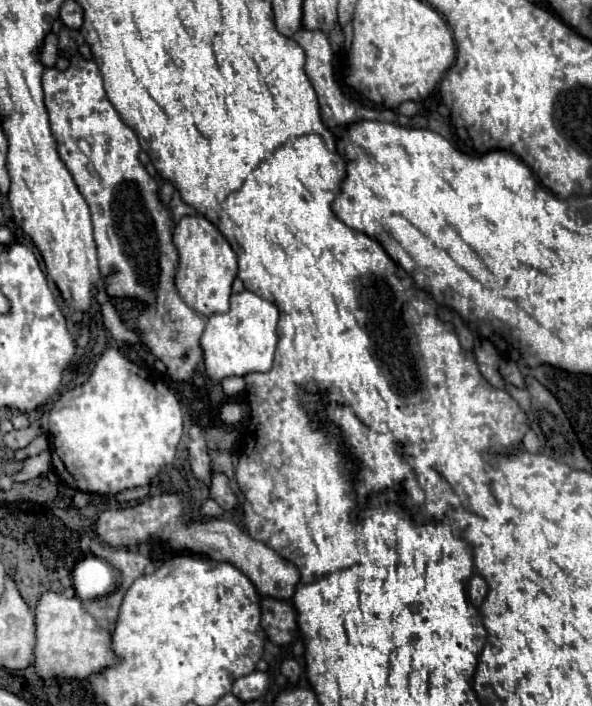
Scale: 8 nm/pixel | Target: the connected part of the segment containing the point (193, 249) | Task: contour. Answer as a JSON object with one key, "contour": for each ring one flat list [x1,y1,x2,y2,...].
{"contour":[[184,216,174,228,174,244,180,254,180,266,176,272,176,286,182,300,198,314,212,316,216,312,228,312,230,288,238,272,236,254,220,230,204,216]]}

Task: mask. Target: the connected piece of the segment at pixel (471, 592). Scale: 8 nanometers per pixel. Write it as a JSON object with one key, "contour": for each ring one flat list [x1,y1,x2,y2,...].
{"contour":[[474,574,474,576,468,580,468,598,470,598,476,608,480,608,486,592,488,592,488,586,486,586,484,578,480,578,478,574]]}

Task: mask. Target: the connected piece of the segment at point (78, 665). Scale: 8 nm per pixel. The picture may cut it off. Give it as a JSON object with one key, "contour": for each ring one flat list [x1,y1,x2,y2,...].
{"contour":[[46,592,38,600,36,608,36,672,46,678,48,684,60,680,84,682,92,674,100,674,122,662,112,650,112,634,102,628,80,606,80,598,66,598,62,594]]}

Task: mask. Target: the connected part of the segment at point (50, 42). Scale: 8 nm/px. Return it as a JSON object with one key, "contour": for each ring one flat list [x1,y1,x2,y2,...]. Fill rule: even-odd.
{"contour":[[48,34,46,40,44,40,44,48,42,48,42,64,46,68,54,68,56,66,56,60,58,60,58,50,56,50,56,44,58,44,58,38,56,34]]}

